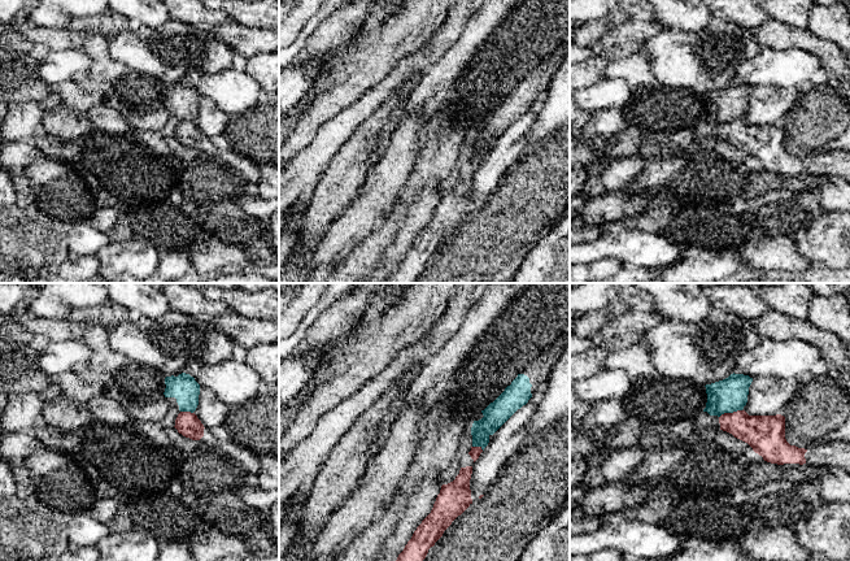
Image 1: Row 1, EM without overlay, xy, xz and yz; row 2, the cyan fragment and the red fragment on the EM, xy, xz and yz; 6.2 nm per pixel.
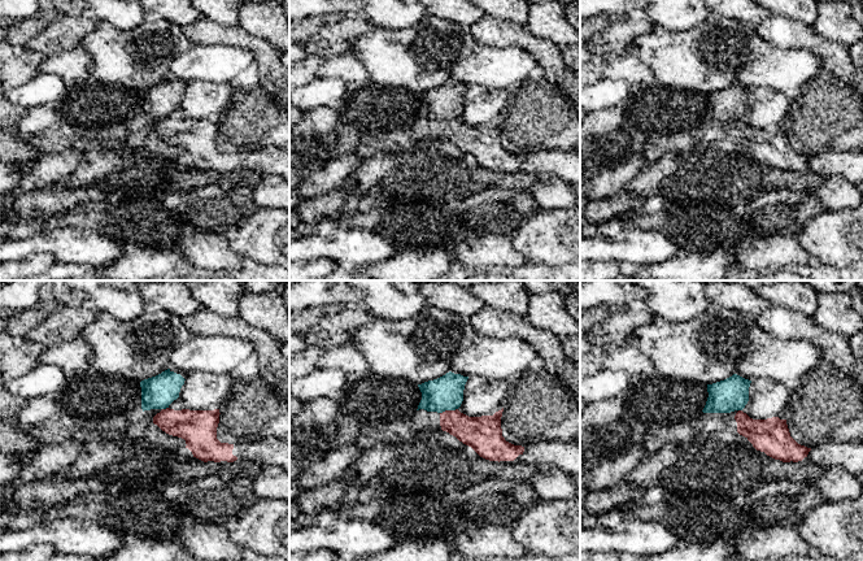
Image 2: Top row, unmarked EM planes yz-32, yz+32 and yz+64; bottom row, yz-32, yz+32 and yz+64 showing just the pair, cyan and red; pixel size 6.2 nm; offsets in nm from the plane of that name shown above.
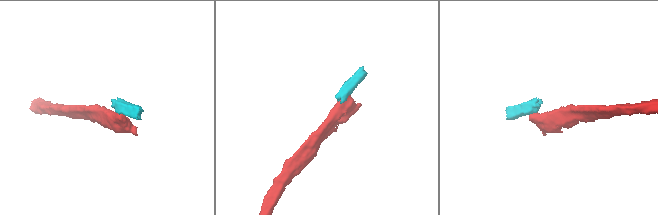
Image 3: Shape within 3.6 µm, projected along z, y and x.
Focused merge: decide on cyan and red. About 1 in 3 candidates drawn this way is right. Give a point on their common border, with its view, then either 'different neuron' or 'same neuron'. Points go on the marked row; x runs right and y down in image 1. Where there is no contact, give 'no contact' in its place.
contact yz (729, 412); different neuron

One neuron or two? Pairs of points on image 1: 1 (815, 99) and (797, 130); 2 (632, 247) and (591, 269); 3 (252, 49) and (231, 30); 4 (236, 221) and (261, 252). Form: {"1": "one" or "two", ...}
{"1": "one", "2": "two", "3": "one", "4": "one"}

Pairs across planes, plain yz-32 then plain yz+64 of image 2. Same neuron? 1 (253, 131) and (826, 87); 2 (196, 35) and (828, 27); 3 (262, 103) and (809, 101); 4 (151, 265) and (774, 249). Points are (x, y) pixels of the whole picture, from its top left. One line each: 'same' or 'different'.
1: same
2: different
3: same
4: different

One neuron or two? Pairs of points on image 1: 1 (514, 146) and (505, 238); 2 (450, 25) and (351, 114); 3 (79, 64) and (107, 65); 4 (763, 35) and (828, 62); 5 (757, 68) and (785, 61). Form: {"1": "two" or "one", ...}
{"1": "two", "2": "one", "3": "two", "4": "one", "5": "one"}

